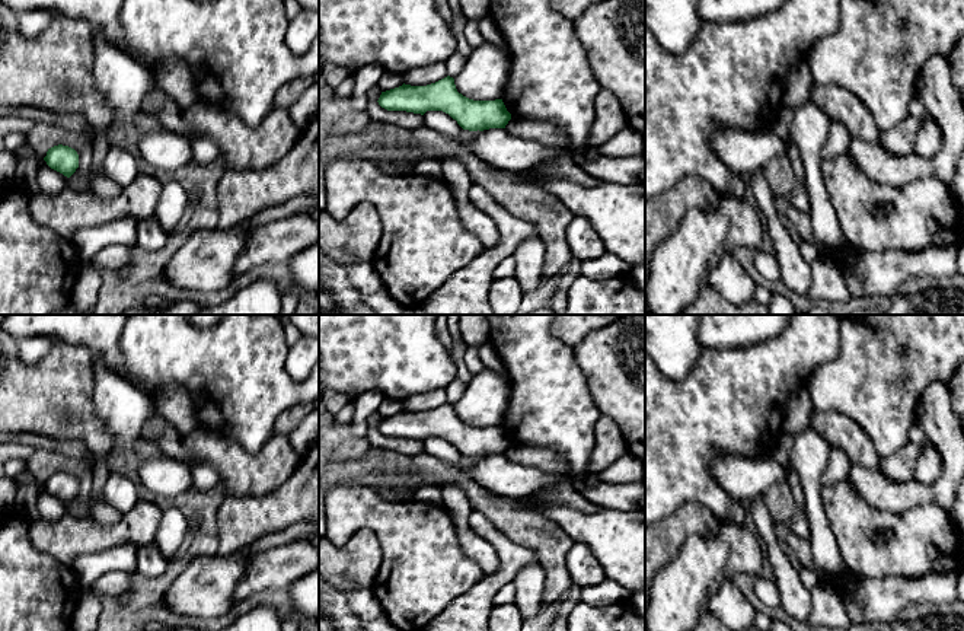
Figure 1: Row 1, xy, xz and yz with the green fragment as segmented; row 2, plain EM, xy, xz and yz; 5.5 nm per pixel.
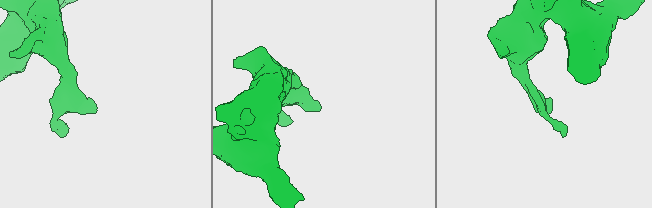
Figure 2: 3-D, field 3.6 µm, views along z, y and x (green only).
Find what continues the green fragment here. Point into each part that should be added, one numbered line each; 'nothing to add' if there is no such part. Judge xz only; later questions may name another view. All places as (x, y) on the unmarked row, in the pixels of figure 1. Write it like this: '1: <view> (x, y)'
nothing to add

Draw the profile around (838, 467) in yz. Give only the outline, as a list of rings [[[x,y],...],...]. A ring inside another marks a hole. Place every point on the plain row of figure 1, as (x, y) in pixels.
[[[830,447],[829,459],[826,468],[820,477],[823,487],[830,487],[845,478],[848,478],[850,471],[850,460],[839,447]]]

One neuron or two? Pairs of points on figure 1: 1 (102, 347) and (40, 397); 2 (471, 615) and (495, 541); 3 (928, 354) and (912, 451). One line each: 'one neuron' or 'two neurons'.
1: two neurons
2: one neuron
3: two neurons

